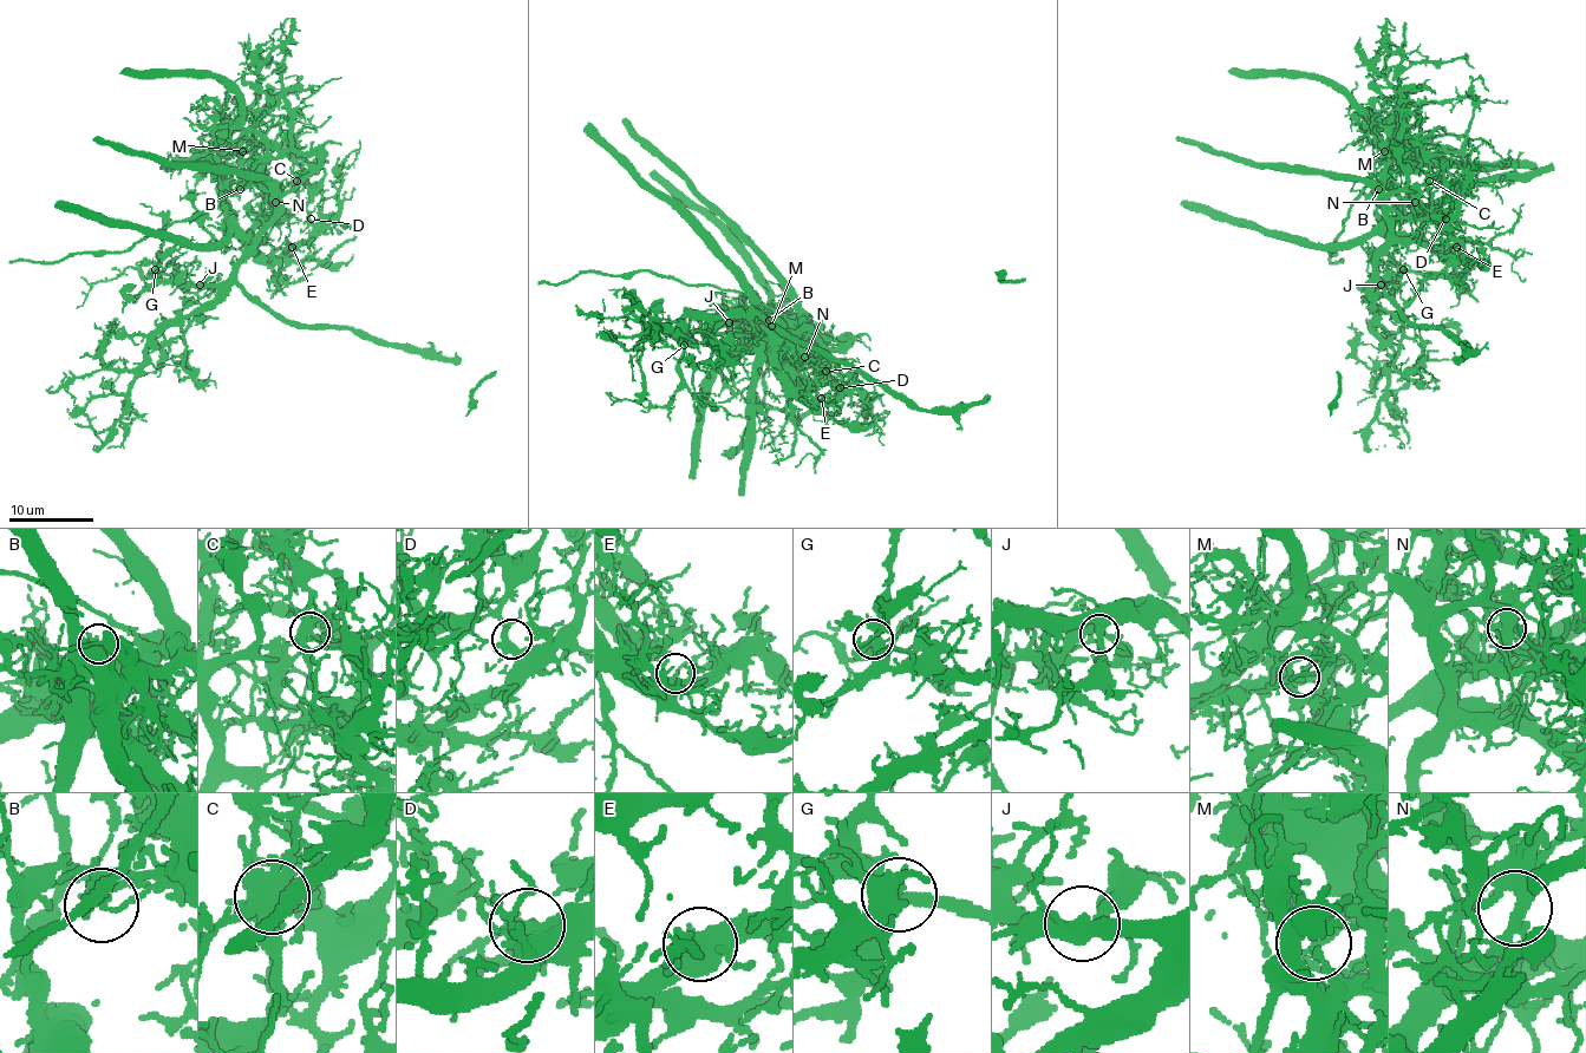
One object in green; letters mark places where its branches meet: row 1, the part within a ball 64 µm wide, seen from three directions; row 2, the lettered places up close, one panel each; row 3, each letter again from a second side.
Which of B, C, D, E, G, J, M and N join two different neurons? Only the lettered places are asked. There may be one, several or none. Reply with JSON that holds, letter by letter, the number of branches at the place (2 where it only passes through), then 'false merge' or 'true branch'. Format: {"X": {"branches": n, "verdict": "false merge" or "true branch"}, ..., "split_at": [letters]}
{"B": {"branches": 5, "verdict": "false merge"}, "C": {"branches": 7, "verdict": "false merge"}, "D": {"branches": 5, "verdict": "true branch"}, "E": {"branches": 5, "verdict": "true branch"}, "G": {"branches": 5, "verdict": "true branch"}, "J": {"branches": 5, "verdict": "true branch"}, "M": {"branches": 3, "verdict": "false merge"}, "N": {"branches": 5, "verdict": "false merge"}, "split_at": ["B", "C", "M", "N"]}

